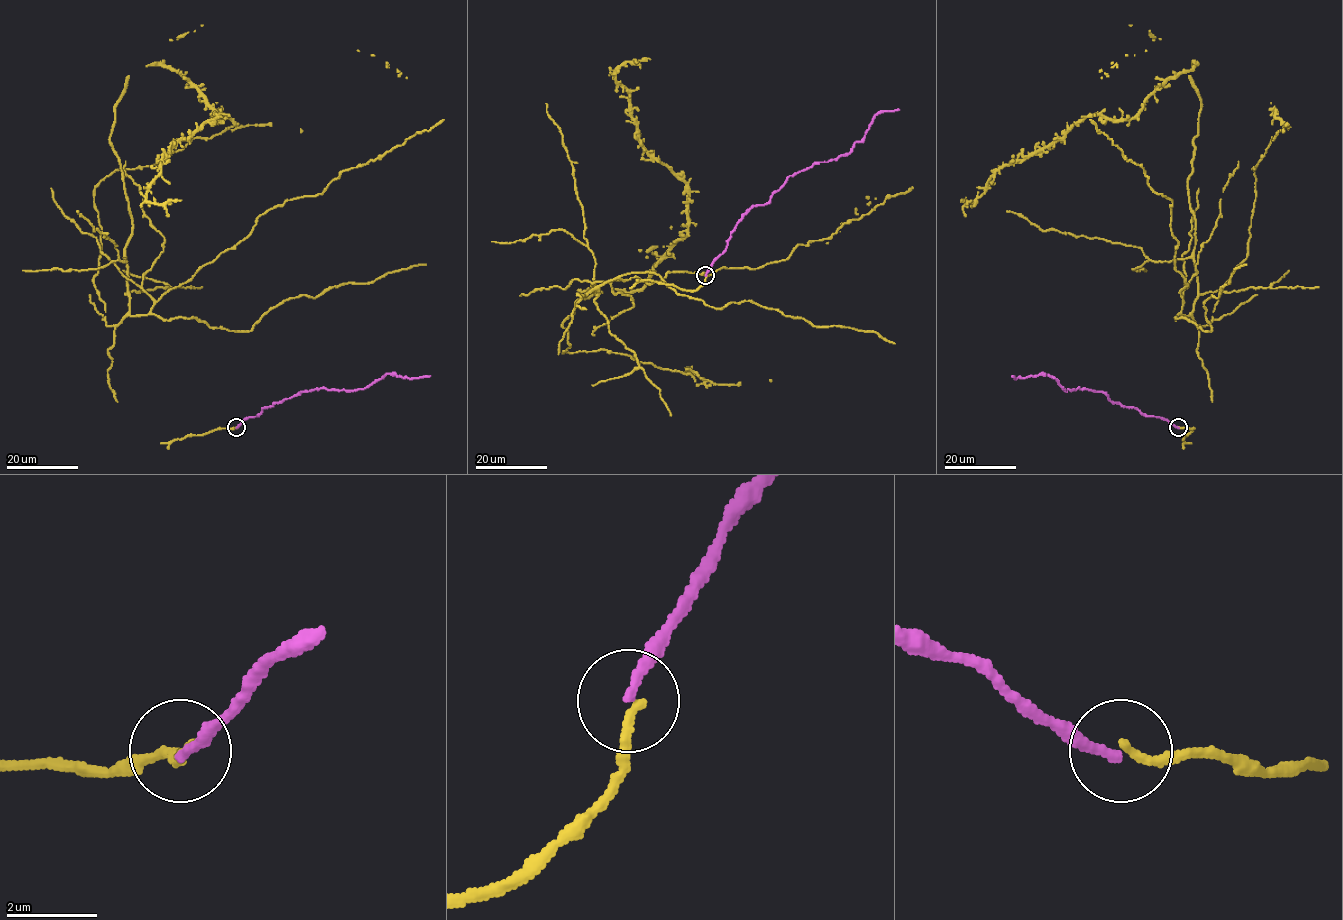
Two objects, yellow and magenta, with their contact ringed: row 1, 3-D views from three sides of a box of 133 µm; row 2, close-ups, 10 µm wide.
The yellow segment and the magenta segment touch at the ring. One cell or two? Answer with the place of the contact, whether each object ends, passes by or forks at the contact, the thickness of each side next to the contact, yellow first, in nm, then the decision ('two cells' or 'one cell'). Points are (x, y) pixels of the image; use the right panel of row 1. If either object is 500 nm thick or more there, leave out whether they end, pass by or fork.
at (1178, 427); yellow ends there; magenta ends there; 180 nm thick on the yellow side, 200 nm on the other; one cell

